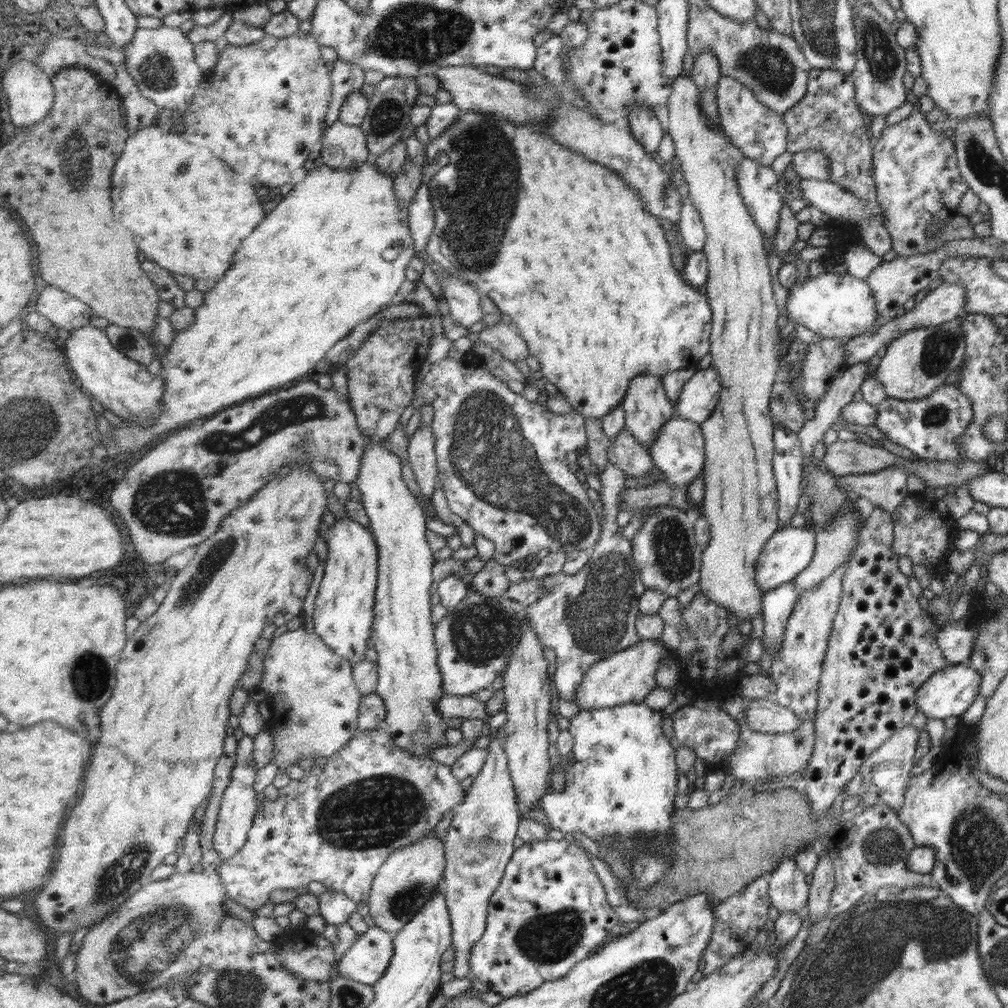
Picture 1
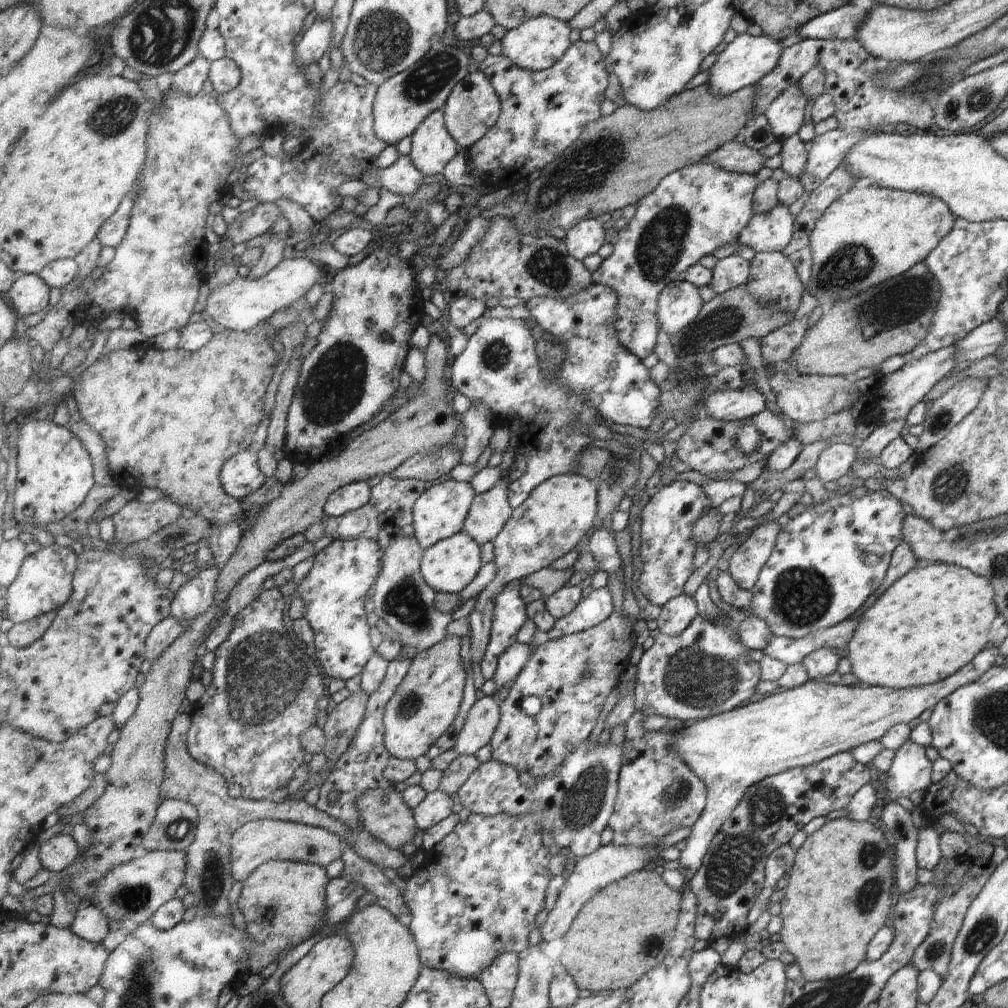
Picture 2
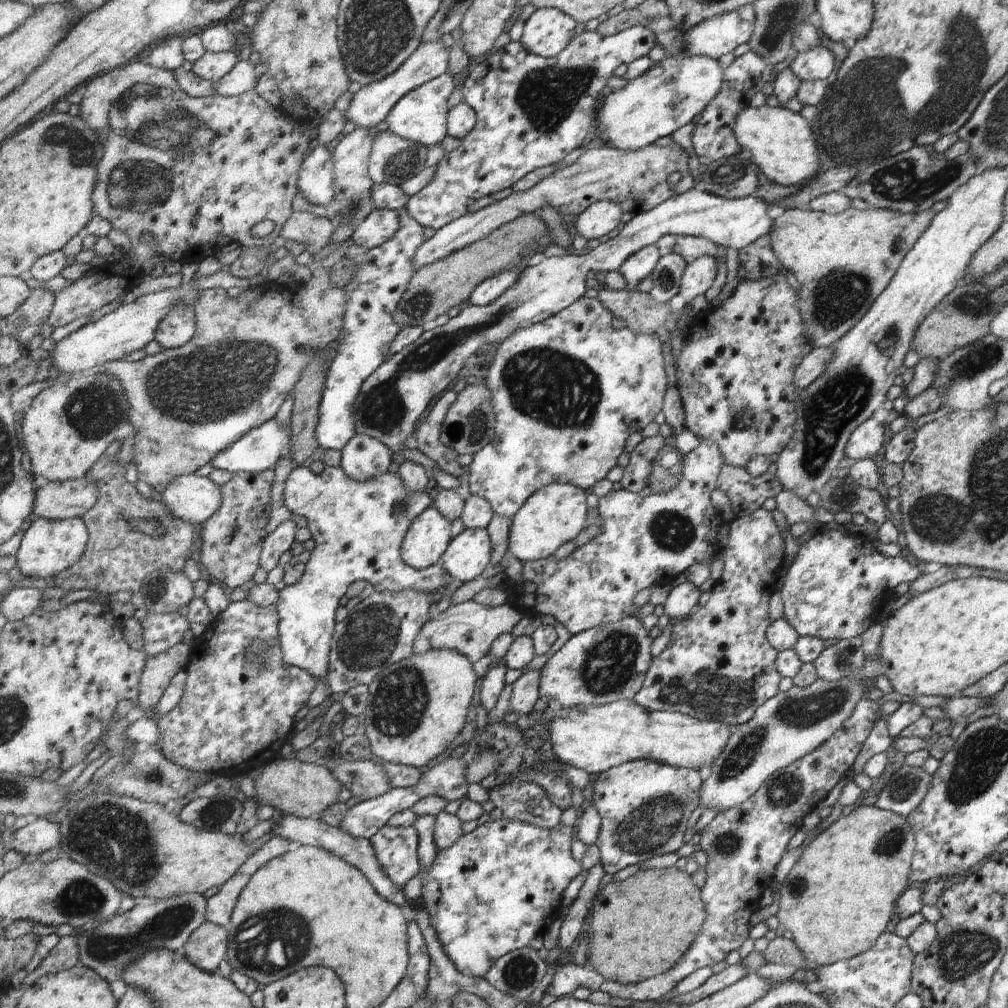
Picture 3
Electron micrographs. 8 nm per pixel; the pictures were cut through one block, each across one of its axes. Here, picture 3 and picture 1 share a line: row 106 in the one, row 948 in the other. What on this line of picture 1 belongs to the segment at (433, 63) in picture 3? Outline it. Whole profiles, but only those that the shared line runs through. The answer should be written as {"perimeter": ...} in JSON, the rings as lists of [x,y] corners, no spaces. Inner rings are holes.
{"perimeter":[[[378,926],[371,927],[369,932],[357,937],[357,941],[351,945],[344,955],[338,960],[336,976],[352,978],[363,984],[375,984],[389,968],[394,955],[394,938]]]}

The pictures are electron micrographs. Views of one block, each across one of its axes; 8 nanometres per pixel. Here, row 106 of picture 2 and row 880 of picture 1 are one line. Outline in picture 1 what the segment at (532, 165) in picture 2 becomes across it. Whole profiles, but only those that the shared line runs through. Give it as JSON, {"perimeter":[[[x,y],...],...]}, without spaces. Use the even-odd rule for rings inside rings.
{"perimeter":[[[565,839],[525,843],[515,849],[501,884],[491,897],[485,934],[472,948],[471,977],[484,982],[488,990],[505,1000],[524,996],[547,981],[565,976],[578,962],[601,949],[614,938],[611,932],[620,923],[583,847]]]}

